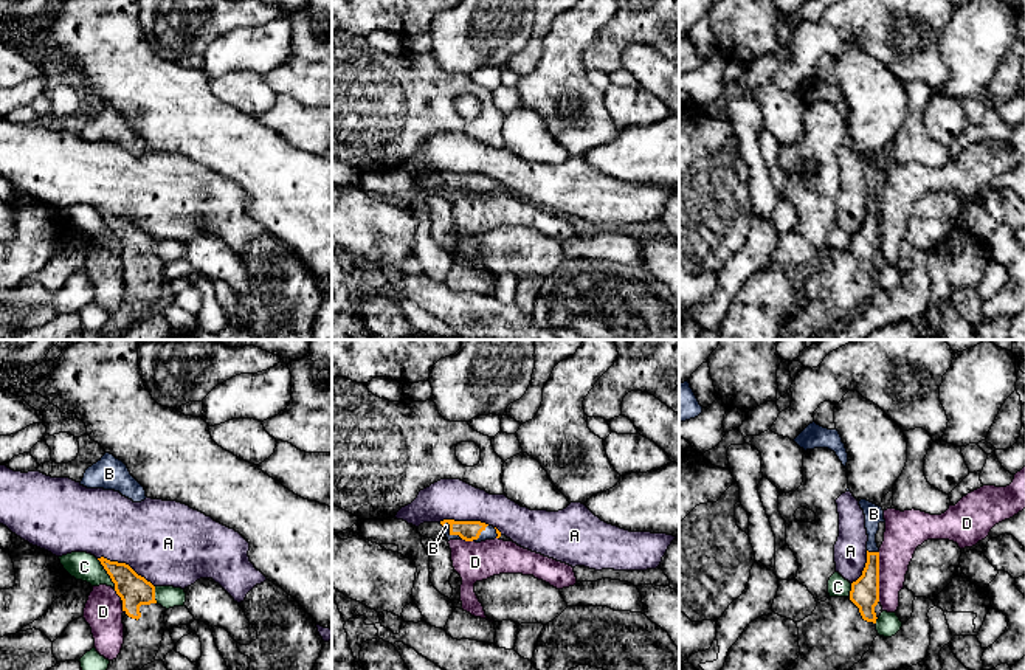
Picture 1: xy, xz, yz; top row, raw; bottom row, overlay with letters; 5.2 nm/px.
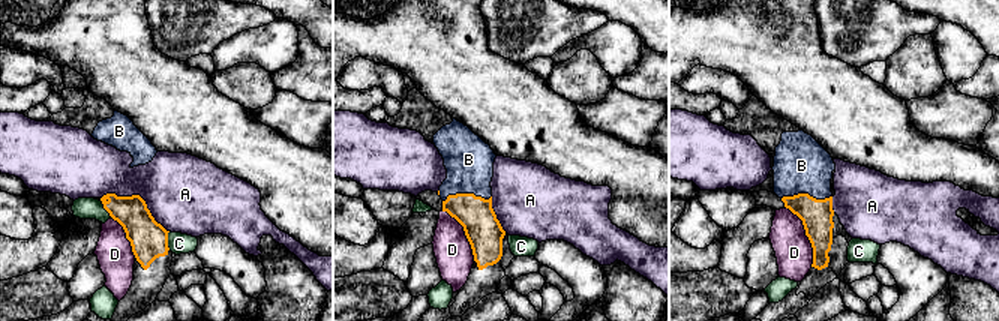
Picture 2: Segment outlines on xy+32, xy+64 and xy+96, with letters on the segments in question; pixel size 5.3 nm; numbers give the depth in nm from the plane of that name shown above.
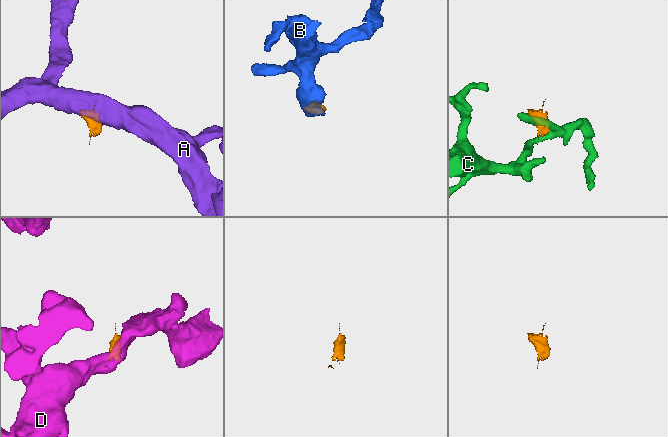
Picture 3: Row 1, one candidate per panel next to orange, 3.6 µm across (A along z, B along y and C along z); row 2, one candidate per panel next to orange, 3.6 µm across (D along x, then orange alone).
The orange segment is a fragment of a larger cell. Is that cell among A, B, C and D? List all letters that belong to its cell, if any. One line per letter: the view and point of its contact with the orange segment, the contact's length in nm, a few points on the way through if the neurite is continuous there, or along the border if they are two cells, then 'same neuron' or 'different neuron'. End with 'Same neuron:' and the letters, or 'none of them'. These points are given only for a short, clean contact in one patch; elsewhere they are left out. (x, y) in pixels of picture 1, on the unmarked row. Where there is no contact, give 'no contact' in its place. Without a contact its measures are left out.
A: contact xy (124, 216); length 340 nm; different neuron
B: contact xz (479, 186); length 120 nm; way xz (469, 183), (479, 186), (490, 185); same neuron
C: contact xy (107, 225); length 190 nm; different neuron
D: contact yz (878, 228); length 260 nm; different neuron
Same neuron: B

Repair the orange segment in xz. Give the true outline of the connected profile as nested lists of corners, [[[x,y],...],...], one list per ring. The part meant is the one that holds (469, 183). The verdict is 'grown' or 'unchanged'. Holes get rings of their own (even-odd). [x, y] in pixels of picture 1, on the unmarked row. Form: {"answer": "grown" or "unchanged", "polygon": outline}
{"answer": "grown", "polygon": [[[443,172],[440,174],[443,178],[445,188],[450,192],[465,192],[465,194],[485,194],[495,192],[501,189],[501,185],[481,174],[454,174],[454,172]]]}

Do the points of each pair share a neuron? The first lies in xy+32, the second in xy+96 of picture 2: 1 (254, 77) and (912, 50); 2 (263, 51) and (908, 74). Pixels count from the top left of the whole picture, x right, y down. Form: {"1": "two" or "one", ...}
{"1": "one", "2": "two"}

